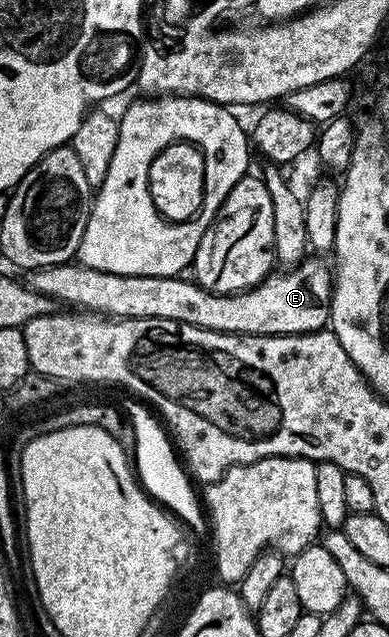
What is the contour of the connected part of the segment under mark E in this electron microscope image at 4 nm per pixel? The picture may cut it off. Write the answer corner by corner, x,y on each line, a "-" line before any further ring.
305,259
287,271
273,271
252,289
243,293
211,293
195,280
183,281
183,276
151,277
150,275
114,275
106,271
94,271
79,263
51,265
45,269
33,269
27,274
26,283
42,295
51,297
53,302
64,307
77,307
94,315
107,315
112,319
122,317
153,317
174,319
194,327
202,327
219,333
238,333
258,337
278,337
290,333
317,333
329,324
332,316
332,287
334,273
320,261

